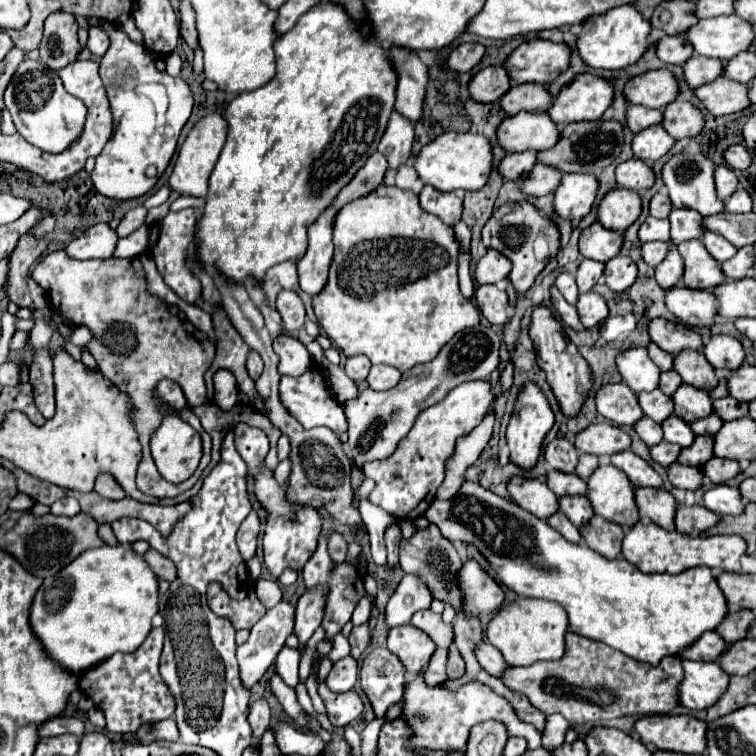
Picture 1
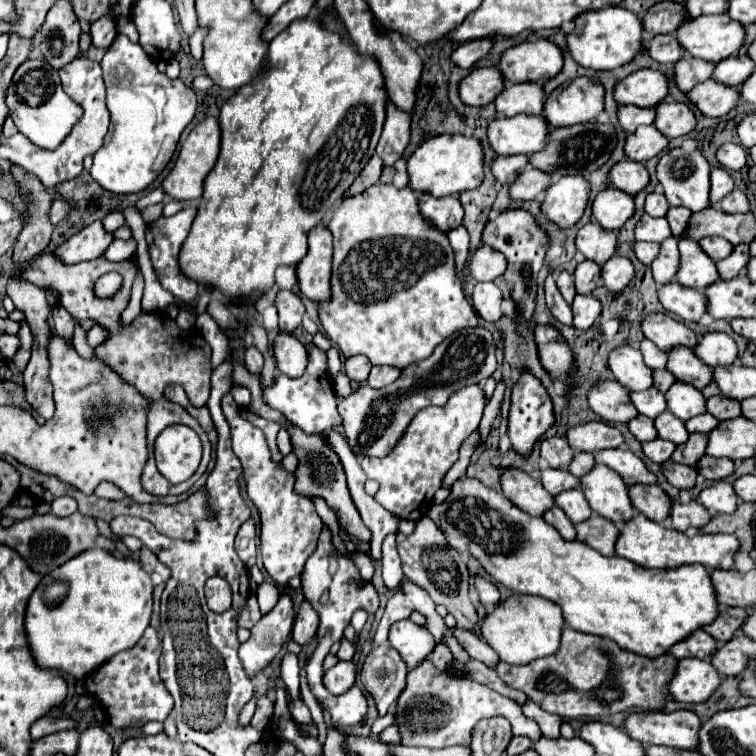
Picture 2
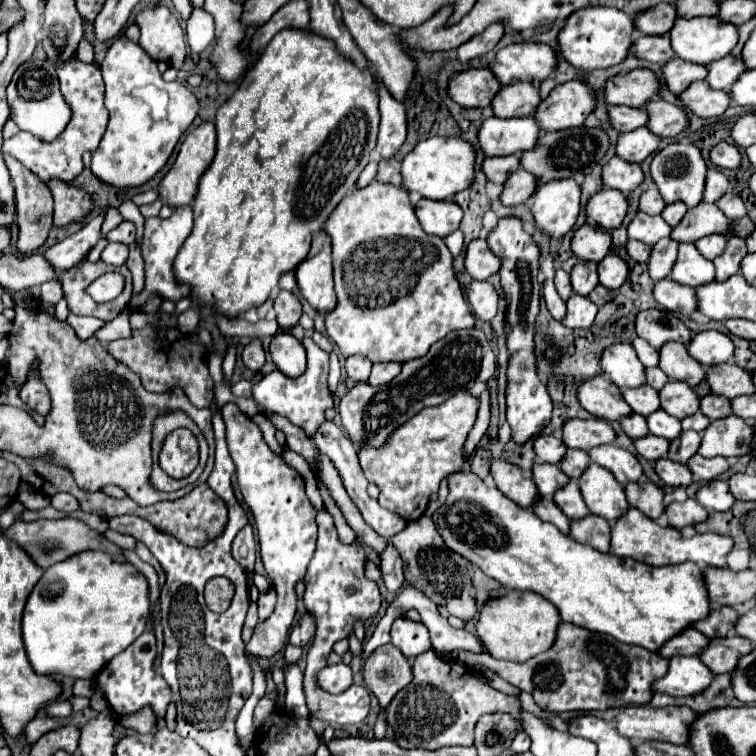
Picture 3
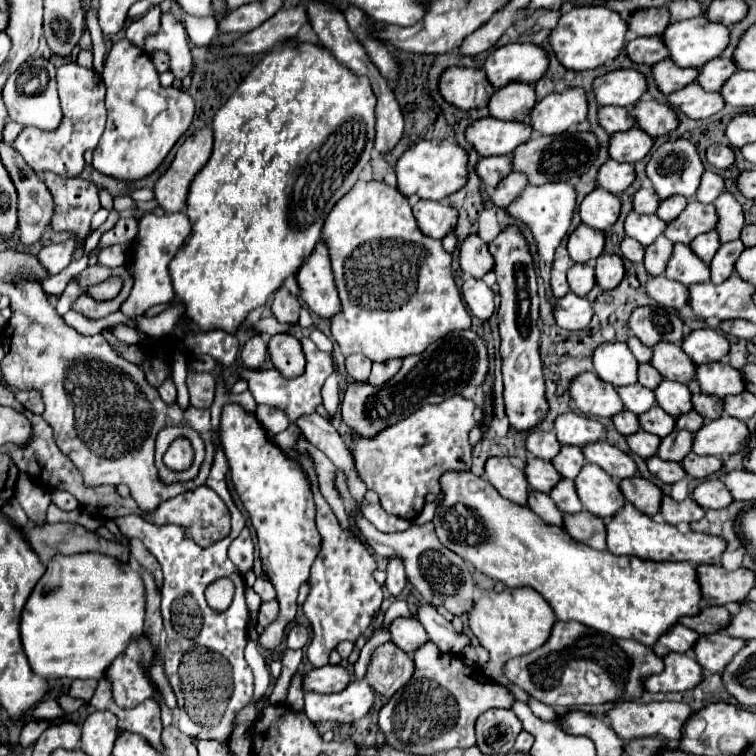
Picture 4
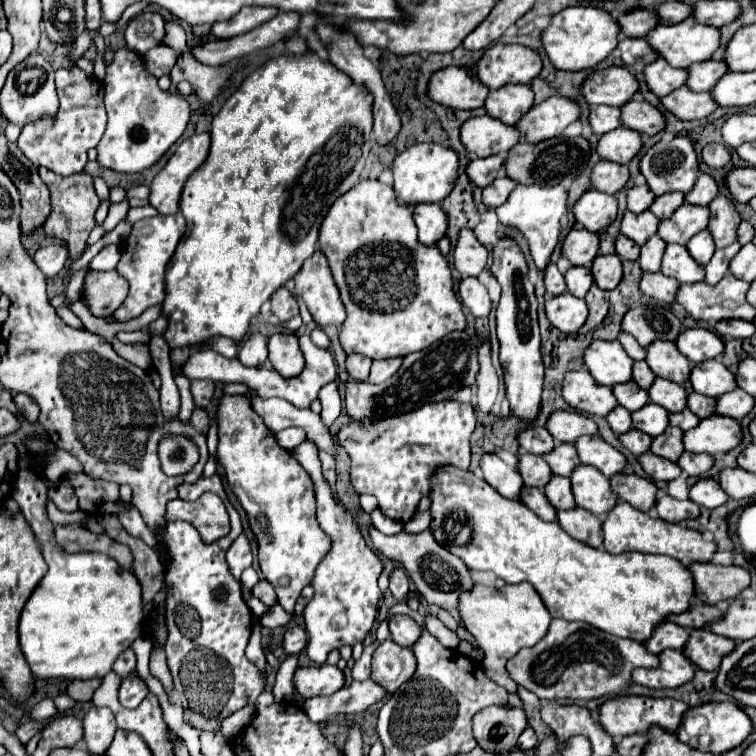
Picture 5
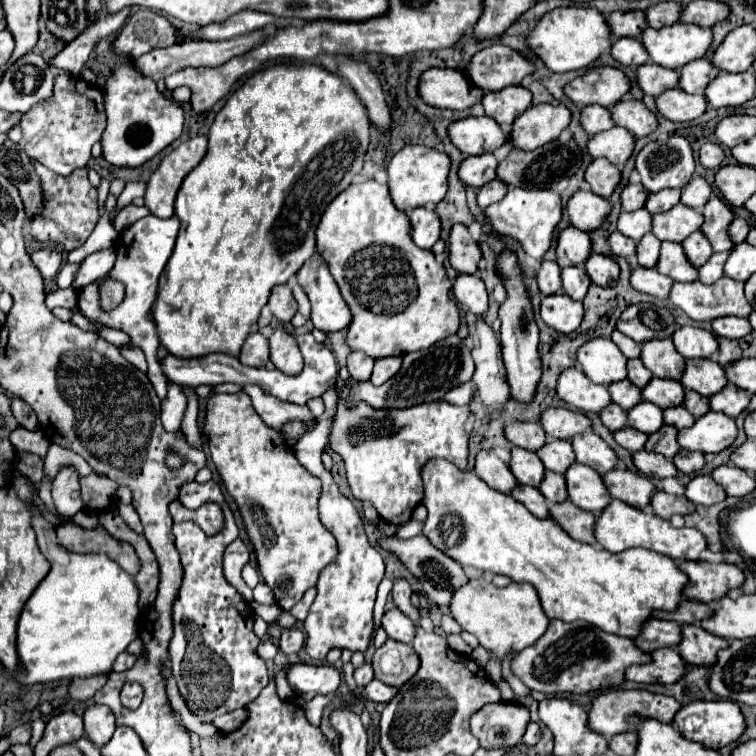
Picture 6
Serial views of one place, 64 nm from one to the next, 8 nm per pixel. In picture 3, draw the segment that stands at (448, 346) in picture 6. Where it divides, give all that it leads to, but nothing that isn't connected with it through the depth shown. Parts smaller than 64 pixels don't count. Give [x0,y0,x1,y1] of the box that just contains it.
[338,328,496,450]

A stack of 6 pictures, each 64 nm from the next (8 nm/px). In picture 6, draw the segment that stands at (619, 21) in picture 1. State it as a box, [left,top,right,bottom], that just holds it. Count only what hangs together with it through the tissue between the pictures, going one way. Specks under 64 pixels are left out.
[528,6,612,72]

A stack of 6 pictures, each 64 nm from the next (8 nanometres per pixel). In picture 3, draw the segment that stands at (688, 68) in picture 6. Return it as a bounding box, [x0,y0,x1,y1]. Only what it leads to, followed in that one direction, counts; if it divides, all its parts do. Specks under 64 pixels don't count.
[706,56,746,90]

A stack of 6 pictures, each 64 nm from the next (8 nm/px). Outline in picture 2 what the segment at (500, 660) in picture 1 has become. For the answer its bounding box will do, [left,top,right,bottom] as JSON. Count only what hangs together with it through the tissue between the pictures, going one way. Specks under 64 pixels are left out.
[454,628,500,670]

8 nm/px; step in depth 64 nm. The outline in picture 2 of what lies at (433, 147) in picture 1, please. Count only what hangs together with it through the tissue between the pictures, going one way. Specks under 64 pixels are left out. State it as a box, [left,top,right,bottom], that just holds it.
[408,134,484,196]

